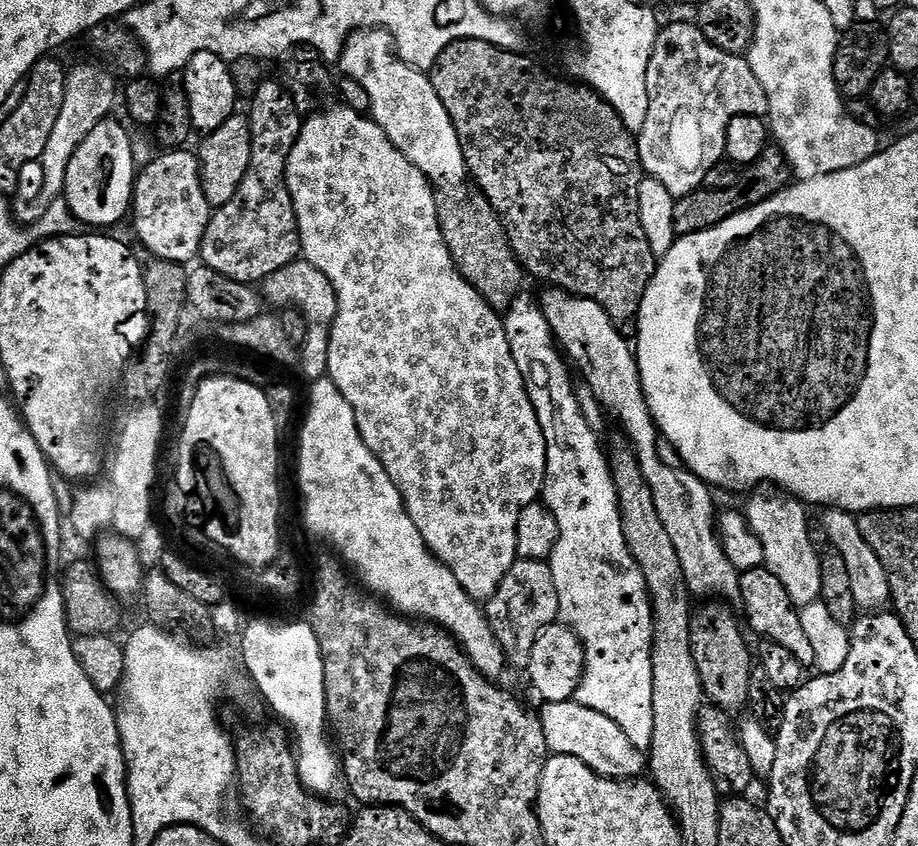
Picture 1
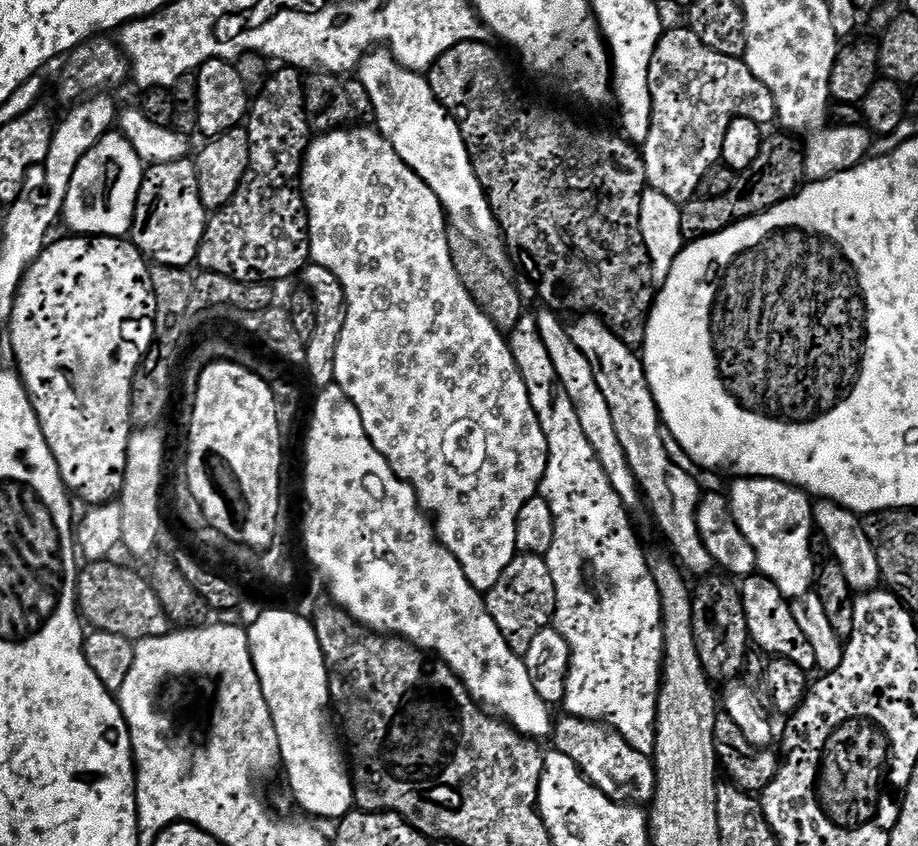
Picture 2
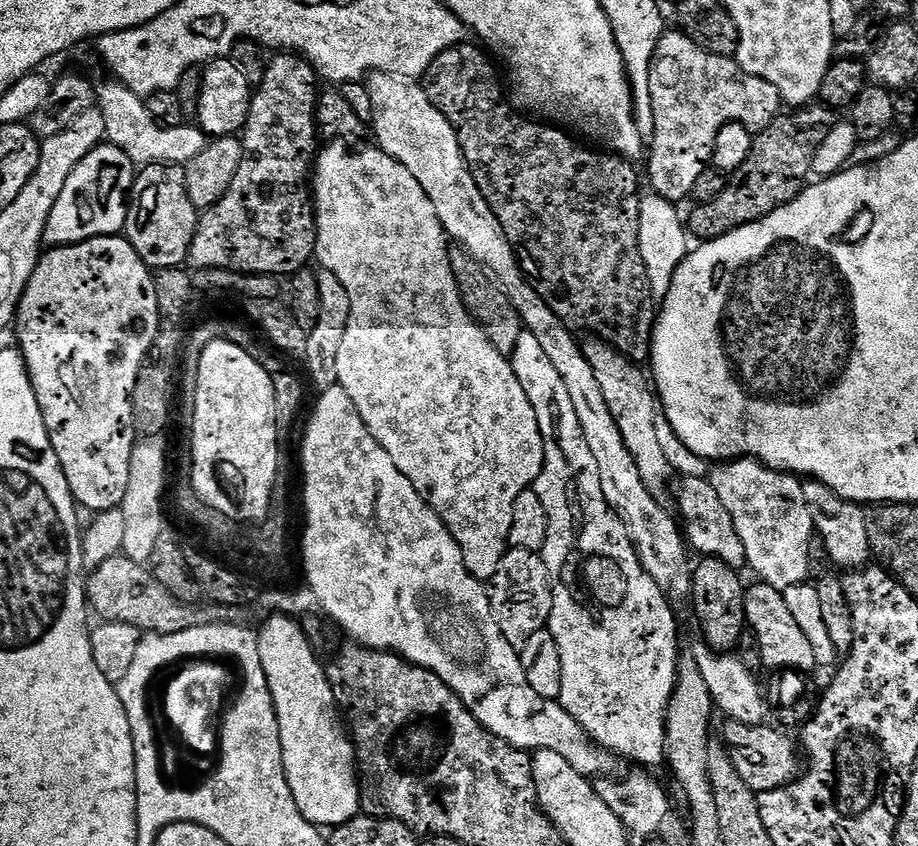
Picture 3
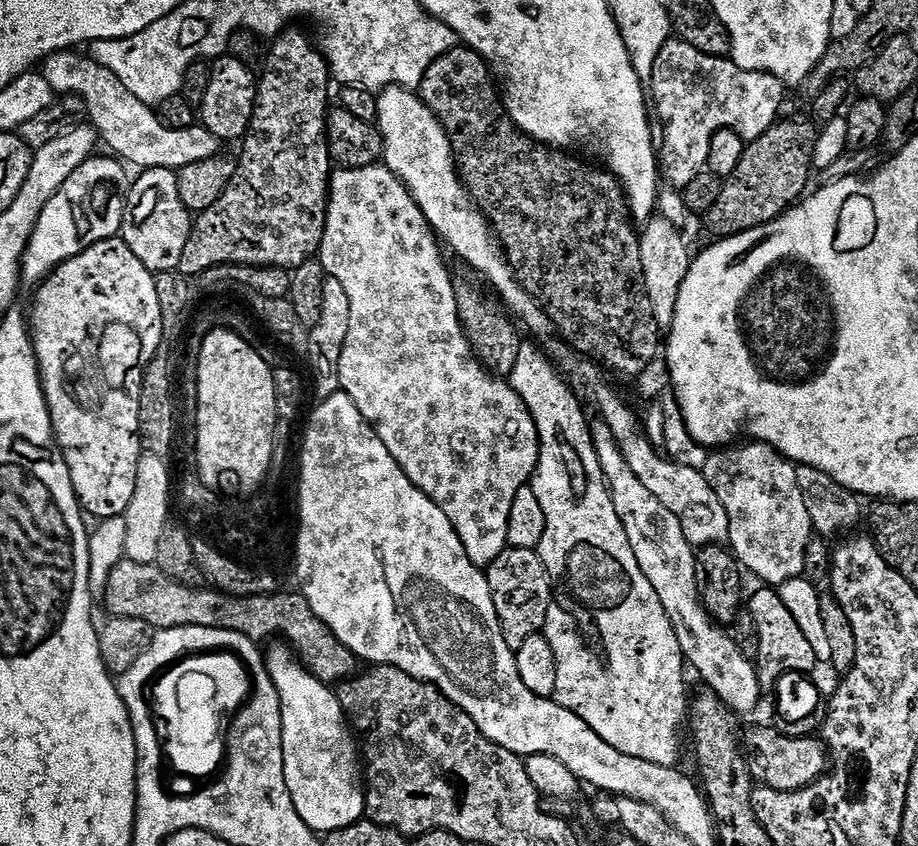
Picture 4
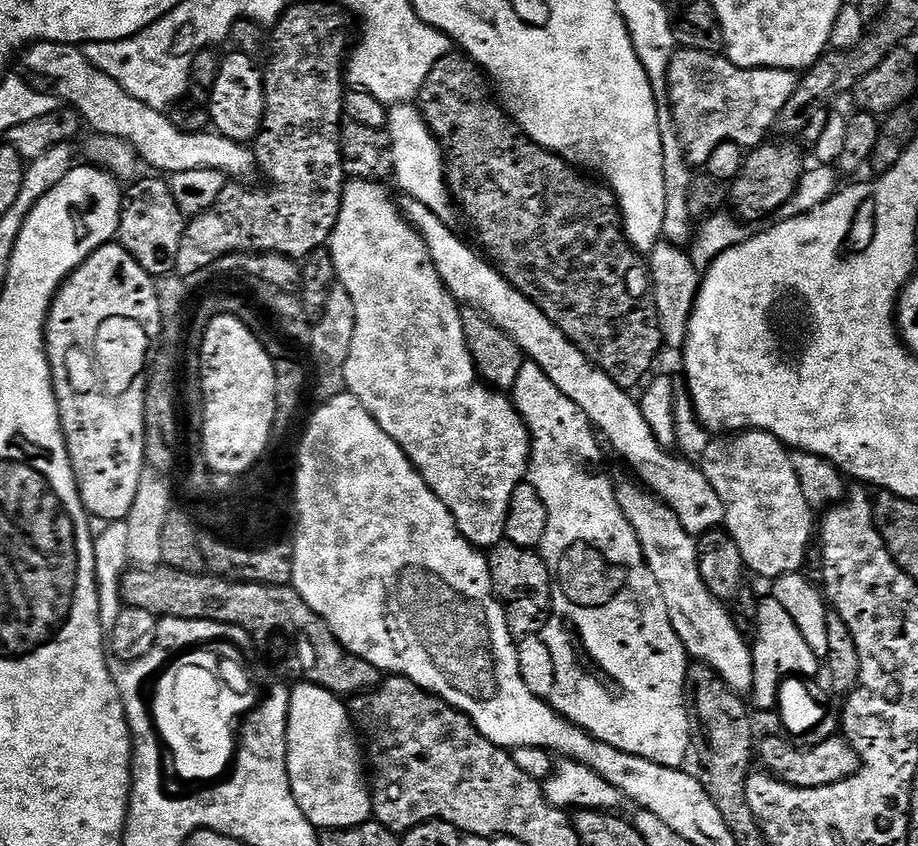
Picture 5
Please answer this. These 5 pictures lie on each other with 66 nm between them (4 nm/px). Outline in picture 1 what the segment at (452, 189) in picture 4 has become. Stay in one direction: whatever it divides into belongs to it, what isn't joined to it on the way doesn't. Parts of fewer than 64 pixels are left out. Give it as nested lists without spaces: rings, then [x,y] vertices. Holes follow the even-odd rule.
[[[361,28],[359,32],[352,33],[344,43],[344,52],[340,55],[338,67],[368,95],[372,103],[371,119],[396,146],[422,170],[422,174],[437,189],[456,188],[463,182],[464,176],[469,175],[468,163],[464,161],[464,151],[460,145],[460,135],[456,133],[454,122],[442,106],[442,98],[438,98],[438,90],[434,90],[431,79],[421,69],[413,68],[411,64],[400,57],[396,47],[396,38],[384,28]]]

